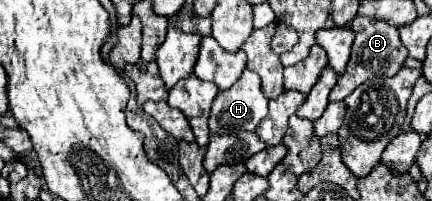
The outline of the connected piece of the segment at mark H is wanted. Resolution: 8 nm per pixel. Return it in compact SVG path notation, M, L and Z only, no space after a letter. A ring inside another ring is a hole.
M245 69L239 81L227 91L221 91L211 107L211 133L255 131L267 117L267 97L261 91L261 79L255 71Z

